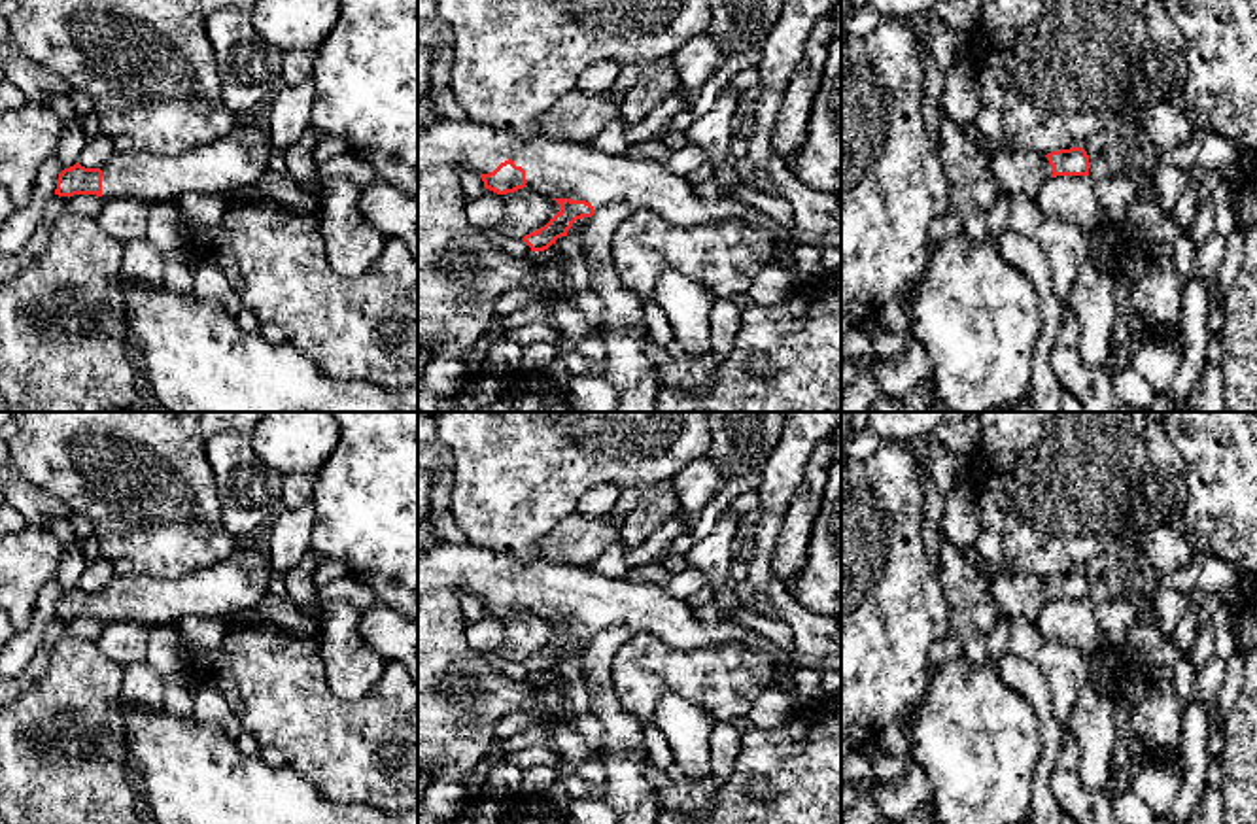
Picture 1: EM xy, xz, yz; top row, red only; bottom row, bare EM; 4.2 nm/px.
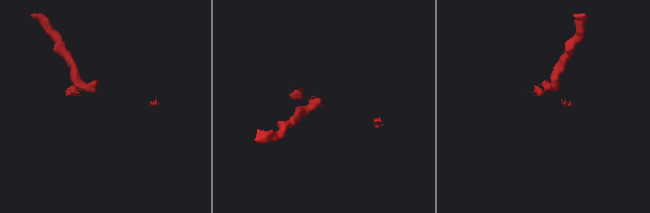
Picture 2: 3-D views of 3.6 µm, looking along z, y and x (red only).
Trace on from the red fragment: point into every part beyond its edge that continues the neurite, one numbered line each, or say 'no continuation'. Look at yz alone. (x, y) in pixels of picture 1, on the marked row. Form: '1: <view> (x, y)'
1: yz (1017, 172)

